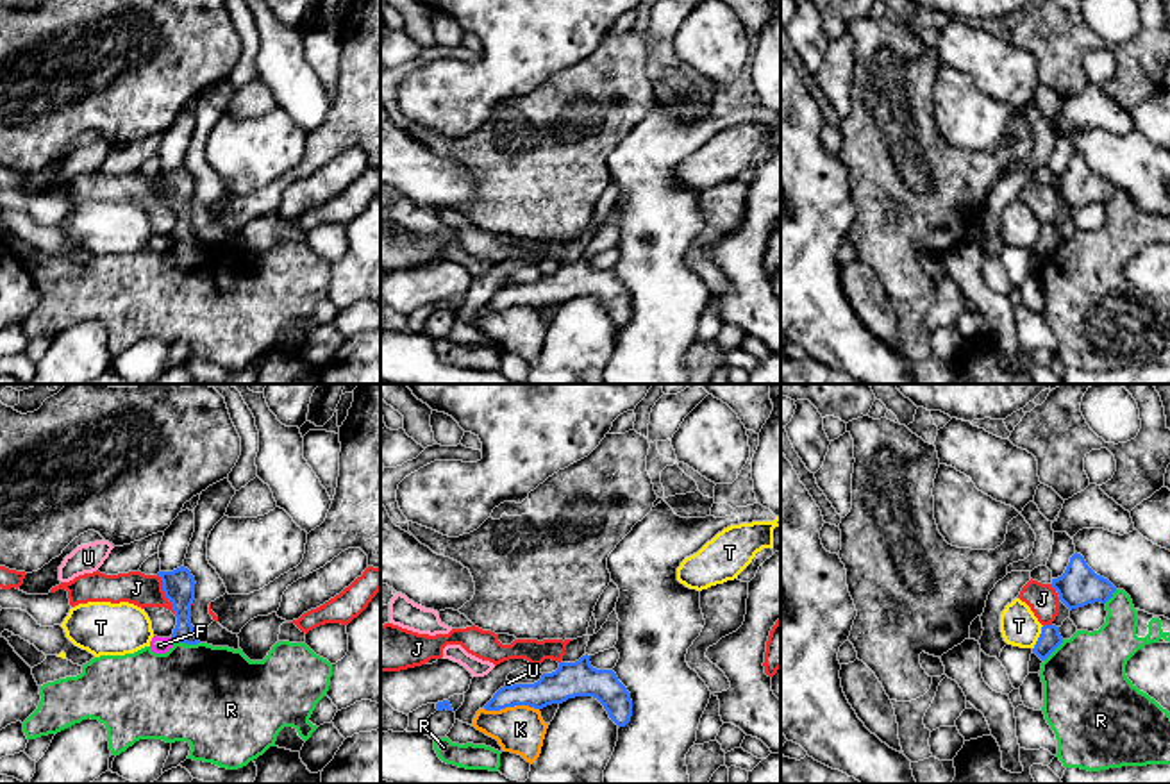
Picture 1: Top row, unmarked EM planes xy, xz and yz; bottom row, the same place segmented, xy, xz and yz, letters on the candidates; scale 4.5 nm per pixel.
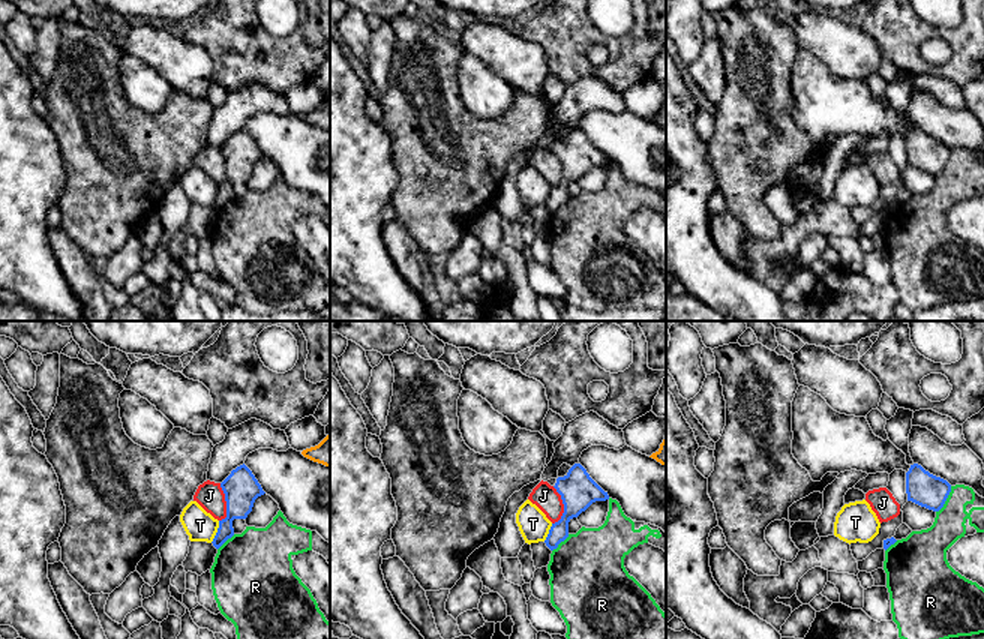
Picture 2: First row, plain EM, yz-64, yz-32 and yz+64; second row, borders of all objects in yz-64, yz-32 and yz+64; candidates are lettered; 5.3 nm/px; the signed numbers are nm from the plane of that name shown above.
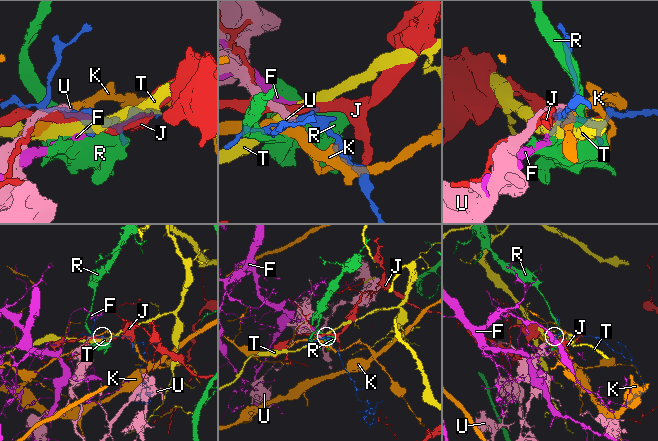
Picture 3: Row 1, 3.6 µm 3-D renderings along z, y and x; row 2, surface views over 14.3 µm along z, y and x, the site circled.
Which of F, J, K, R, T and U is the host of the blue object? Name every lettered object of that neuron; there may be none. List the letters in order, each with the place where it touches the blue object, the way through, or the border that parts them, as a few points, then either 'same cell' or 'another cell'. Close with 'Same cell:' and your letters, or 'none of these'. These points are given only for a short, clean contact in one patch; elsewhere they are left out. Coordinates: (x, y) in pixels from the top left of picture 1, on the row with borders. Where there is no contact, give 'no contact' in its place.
F: xy (172, 638) | along xy (170, 638), (174, 642) | another cell
J: xy (165, 593) | another cell
K: xz (511, 706) | another cell
R: xy (186, 643) | another cell
T: yz (1038, 638) | along yz (1044, 625), (1033, 649) | another cell
U: xz (509, 686) | along xz (513, 684), (506, 686) | another cell
Same cell: none of these

